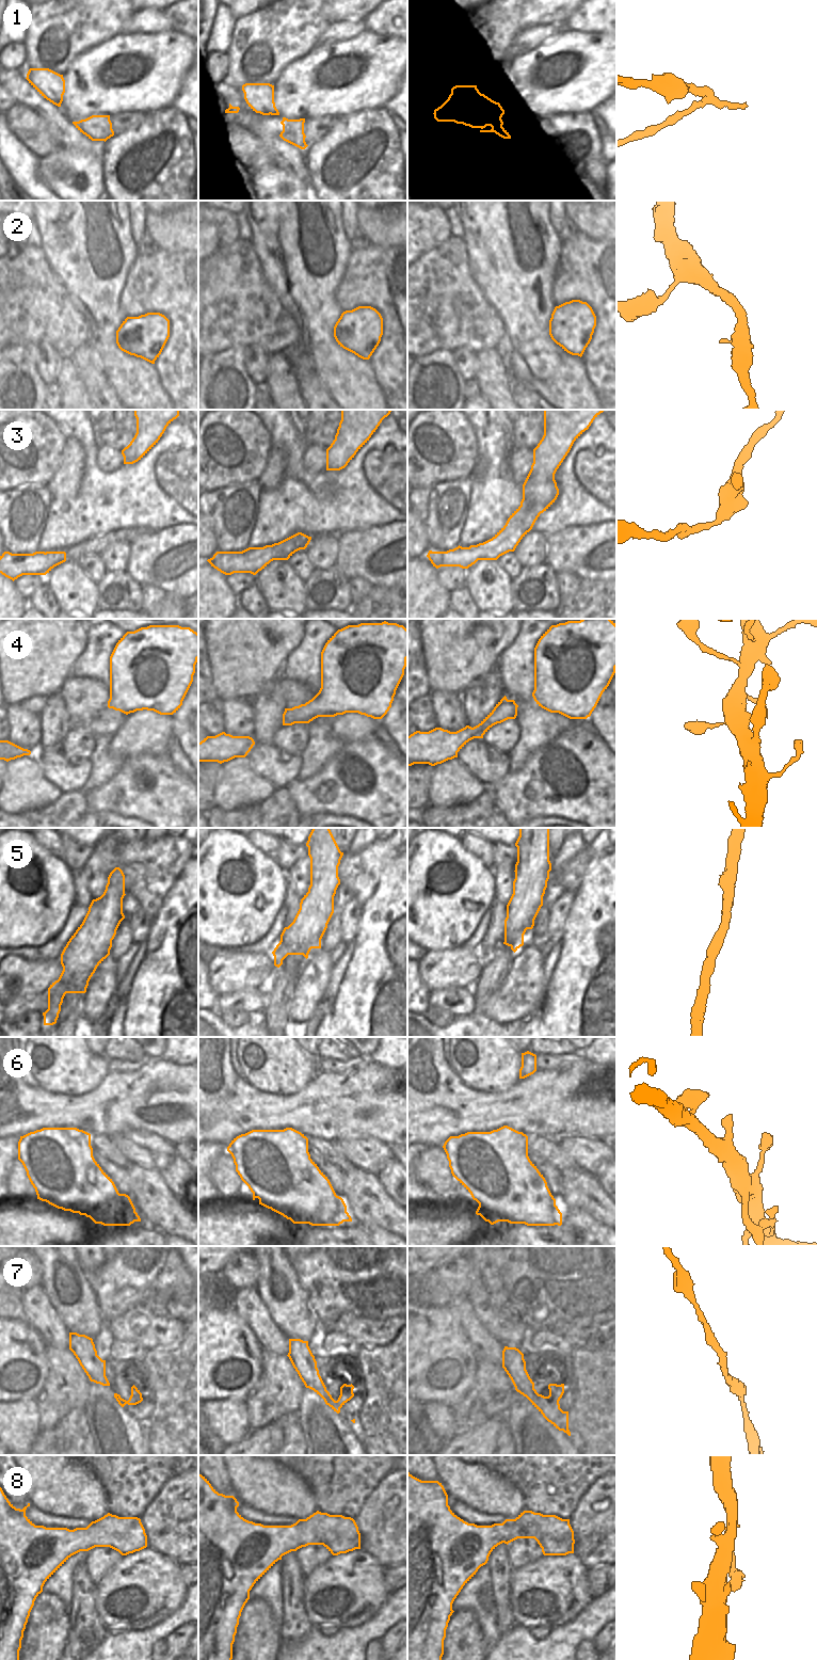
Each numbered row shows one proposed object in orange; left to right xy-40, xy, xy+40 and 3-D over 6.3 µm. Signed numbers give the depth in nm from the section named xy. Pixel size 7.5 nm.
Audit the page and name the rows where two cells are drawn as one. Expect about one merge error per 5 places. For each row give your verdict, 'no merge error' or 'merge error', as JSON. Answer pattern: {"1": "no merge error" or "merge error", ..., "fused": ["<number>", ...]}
{"1": "merge error", "2": "no merge error", "3": "no merge error", "4": "no merge error", "5": "no merge error", "6": "no merge error", "7": "no merge error", "8": "no merge error", "fused": ["1"]}

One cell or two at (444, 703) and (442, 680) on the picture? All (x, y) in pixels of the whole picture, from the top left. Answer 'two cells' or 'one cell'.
two cells

